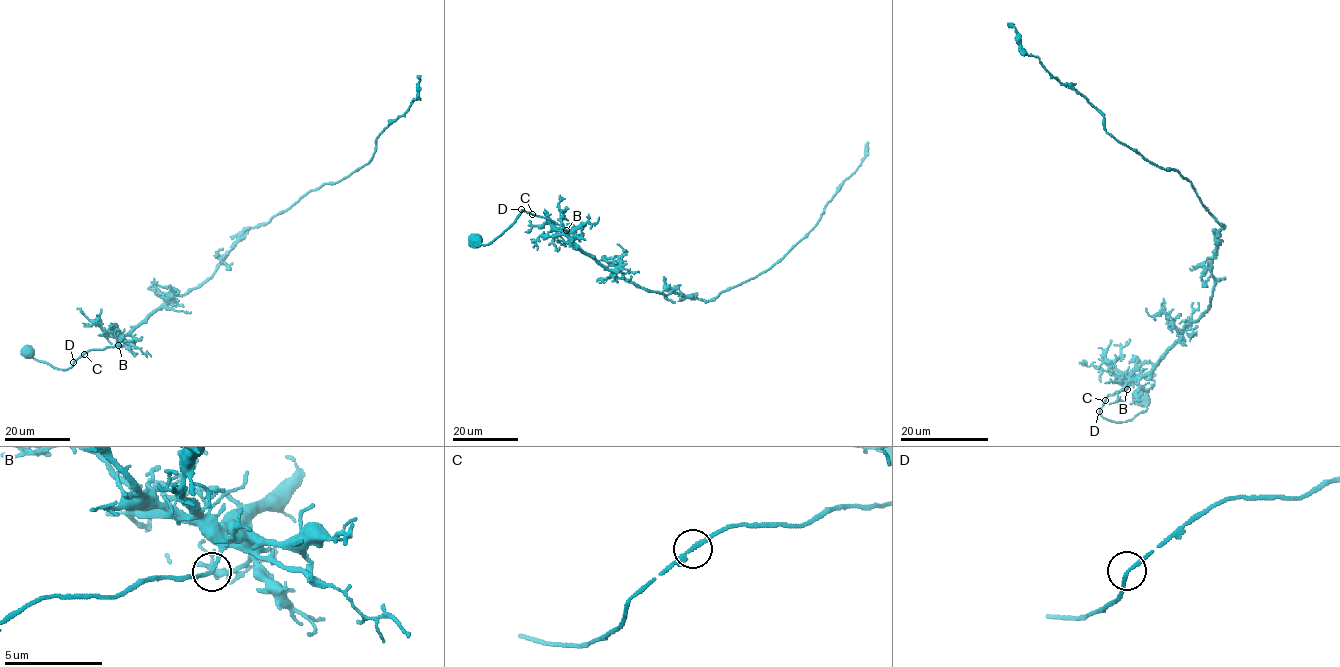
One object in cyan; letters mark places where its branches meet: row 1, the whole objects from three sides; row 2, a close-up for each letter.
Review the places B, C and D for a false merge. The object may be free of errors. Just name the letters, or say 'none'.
none

